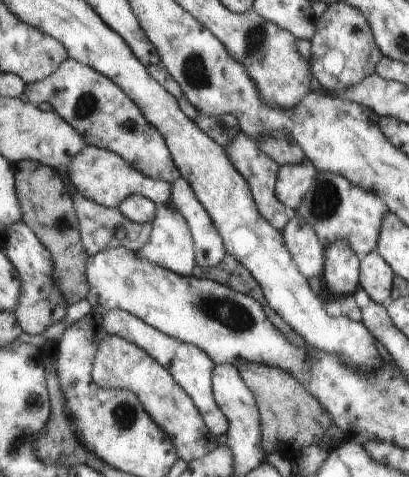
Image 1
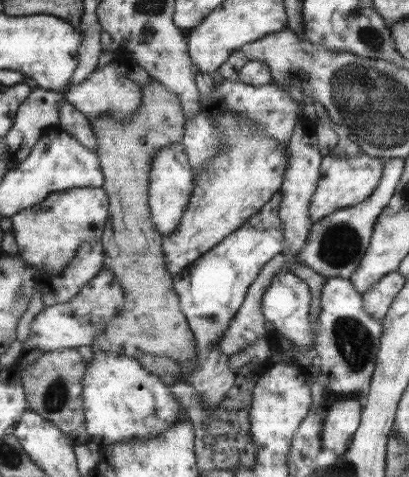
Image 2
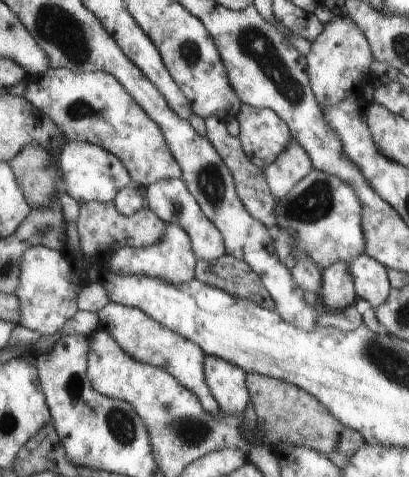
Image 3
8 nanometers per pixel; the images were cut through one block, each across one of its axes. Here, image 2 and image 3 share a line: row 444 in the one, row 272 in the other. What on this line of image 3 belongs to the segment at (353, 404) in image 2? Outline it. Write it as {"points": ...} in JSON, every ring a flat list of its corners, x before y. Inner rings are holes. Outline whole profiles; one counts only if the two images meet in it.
{"points":[[333,262,323,270,321,296,327,310,343,310,357,302,357,292,347,262]]}

